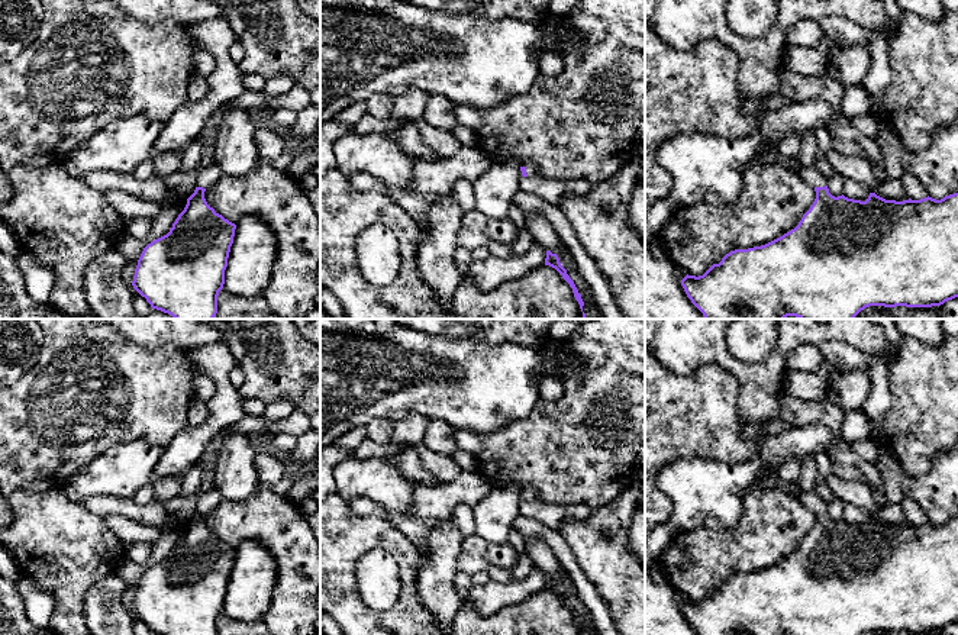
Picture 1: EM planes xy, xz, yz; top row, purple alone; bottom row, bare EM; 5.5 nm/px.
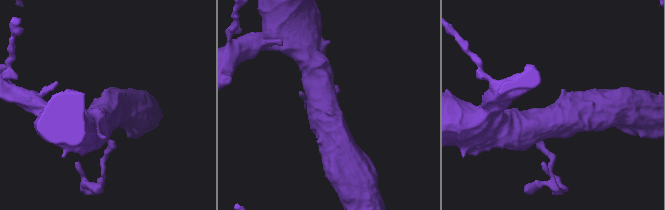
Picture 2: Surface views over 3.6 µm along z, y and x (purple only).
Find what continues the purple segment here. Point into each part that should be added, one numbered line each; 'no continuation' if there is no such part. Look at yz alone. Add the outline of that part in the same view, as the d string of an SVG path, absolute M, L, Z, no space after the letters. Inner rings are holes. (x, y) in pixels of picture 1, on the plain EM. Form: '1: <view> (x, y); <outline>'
1: yz (771, 480); M770 471L755 483L755 489L774 489L796 496L804 506L813 512L828 510L828 505L817 496L817 493L801 490L797 483L783 483L778 473Z

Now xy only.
1: xy (210, 499); M213 486L210 490L200 494L200 497L197 500L196 510L203 512L203 513L209 513L214 507L217 507L222 500L223 500L223 496L217 490L217 487Z

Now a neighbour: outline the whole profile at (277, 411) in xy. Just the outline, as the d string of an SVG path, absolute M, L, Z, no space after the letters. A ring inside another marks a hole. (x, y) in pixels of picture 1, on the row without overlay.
M287 400L274 402L274 403L267 404L264 418L271 422L277 422L291 415L294 409L296 406Z

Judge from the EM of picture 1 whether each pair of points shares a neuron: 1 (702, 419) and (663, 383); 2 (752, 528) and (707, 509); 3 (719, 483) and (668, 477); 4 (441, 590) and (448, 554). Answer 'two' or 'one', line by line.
1: one
2: two
3: one
4: one

